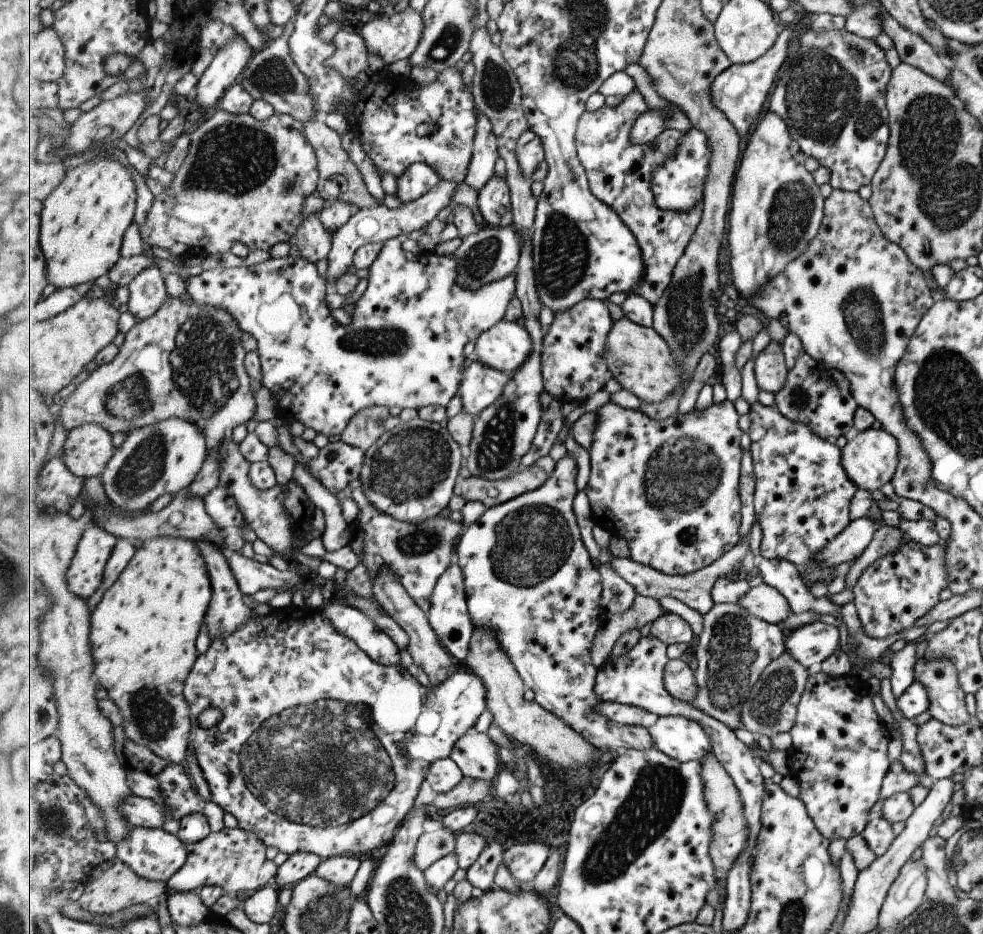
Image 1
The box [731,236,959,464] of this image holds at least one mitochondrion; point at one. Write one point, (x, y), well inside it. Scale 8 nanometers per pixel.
(865, 326)

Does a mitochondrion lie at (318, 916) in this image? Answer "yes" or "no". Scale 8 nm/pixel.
yes

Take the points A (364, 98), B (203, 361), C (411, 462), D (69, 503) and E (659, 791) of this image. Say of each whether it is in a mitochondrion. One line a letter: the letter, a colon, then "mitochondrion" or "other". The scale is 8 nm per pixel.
A: other
B: mitochondrion
C: mitochondrion
D: other
E: mitochondrion

